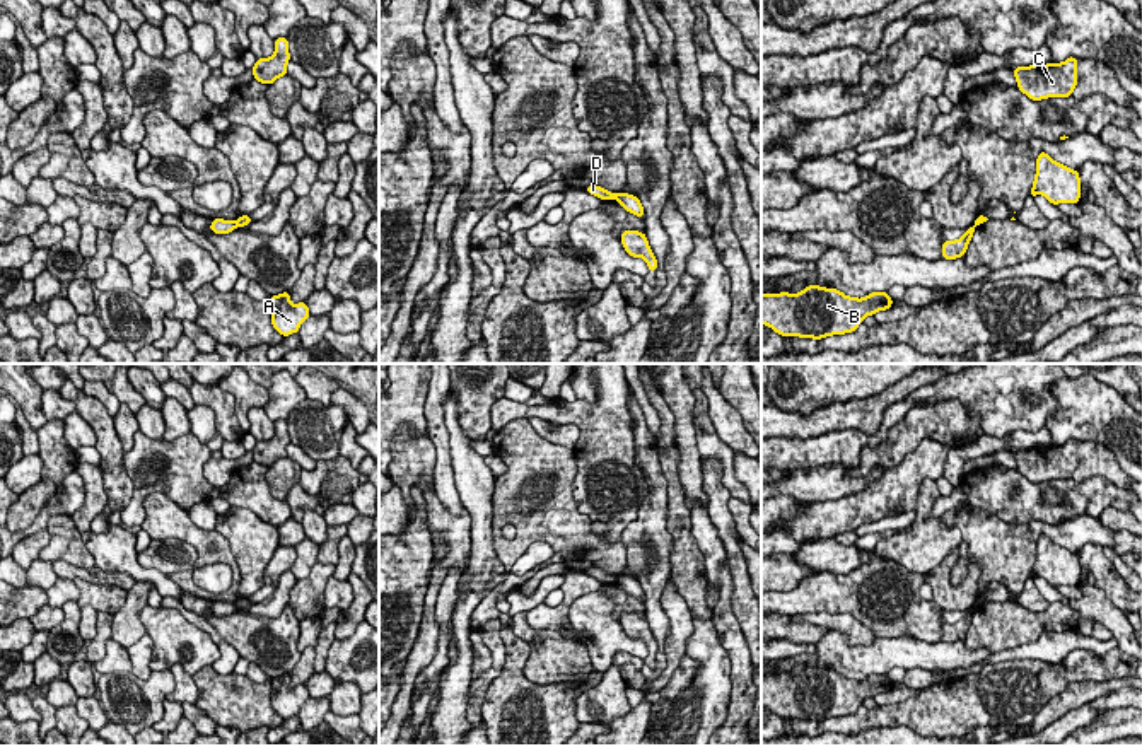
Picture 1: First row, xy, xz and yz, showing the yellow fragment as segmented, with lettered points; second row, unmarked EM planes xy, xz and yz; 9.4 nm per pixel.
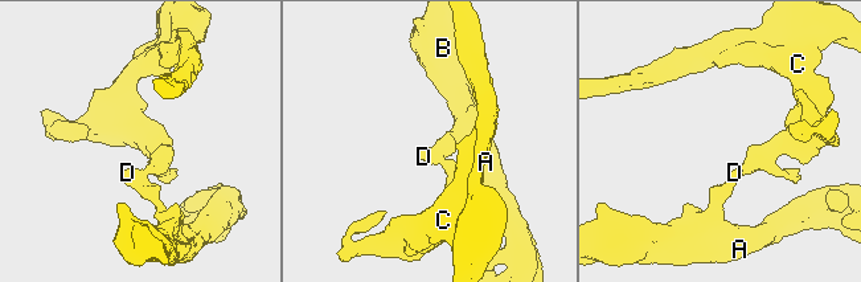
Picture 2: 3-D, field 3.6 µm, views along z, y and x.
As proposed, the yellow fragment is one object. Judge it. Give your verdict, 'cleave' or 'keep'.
cleave

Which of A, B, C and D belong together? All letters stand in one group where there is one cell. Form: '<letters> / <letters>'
A B D / C

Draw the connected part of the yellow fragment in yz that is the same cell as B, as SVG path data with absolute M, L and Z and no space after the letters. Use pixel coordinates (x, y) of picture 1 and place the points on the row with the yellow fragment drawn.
M809 285L790 295L761 294L761 324L782 336L821 340L854 333L865 316L886 311L894 300L888 292L872 292L862 299L819 285Z

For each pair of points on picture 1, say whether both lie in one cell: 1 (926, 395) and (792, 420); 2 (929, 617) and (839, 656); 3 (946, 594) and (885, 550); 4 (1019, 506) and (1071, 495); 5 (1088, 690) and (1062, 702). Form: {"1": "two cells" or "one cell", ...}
{"1": "two cells", "2": "two cells", "3": "two cells", "4": "one cell", "5": "one cell"}

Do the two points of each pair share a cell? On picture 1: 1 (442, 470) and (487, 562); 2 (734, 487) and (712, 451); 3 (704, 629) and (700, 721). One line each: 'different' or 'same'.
1: different
2: same
3: same

